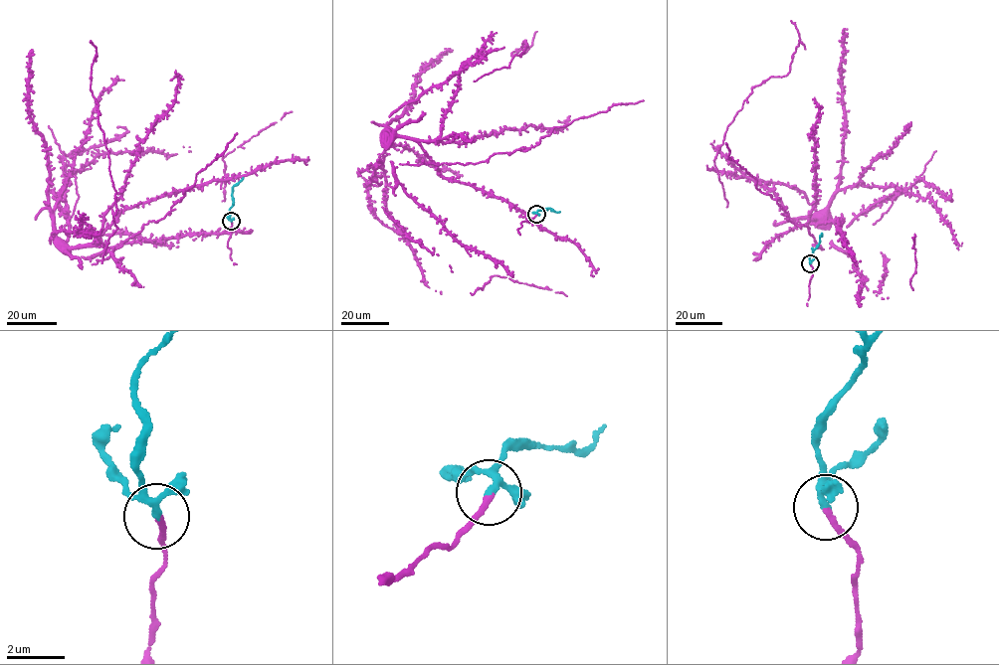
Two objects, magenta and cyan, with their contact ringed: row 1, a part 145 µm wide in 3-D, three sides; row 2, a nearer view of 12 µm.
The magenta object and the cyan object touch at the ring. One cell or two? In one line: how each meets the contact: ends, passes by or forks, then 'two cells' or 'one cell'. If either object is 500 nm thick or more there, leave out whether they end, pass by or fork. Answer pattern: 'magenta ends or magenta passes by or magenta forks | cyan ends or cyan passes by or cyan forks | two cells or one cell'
magenta ends | cyan forks | one cell

